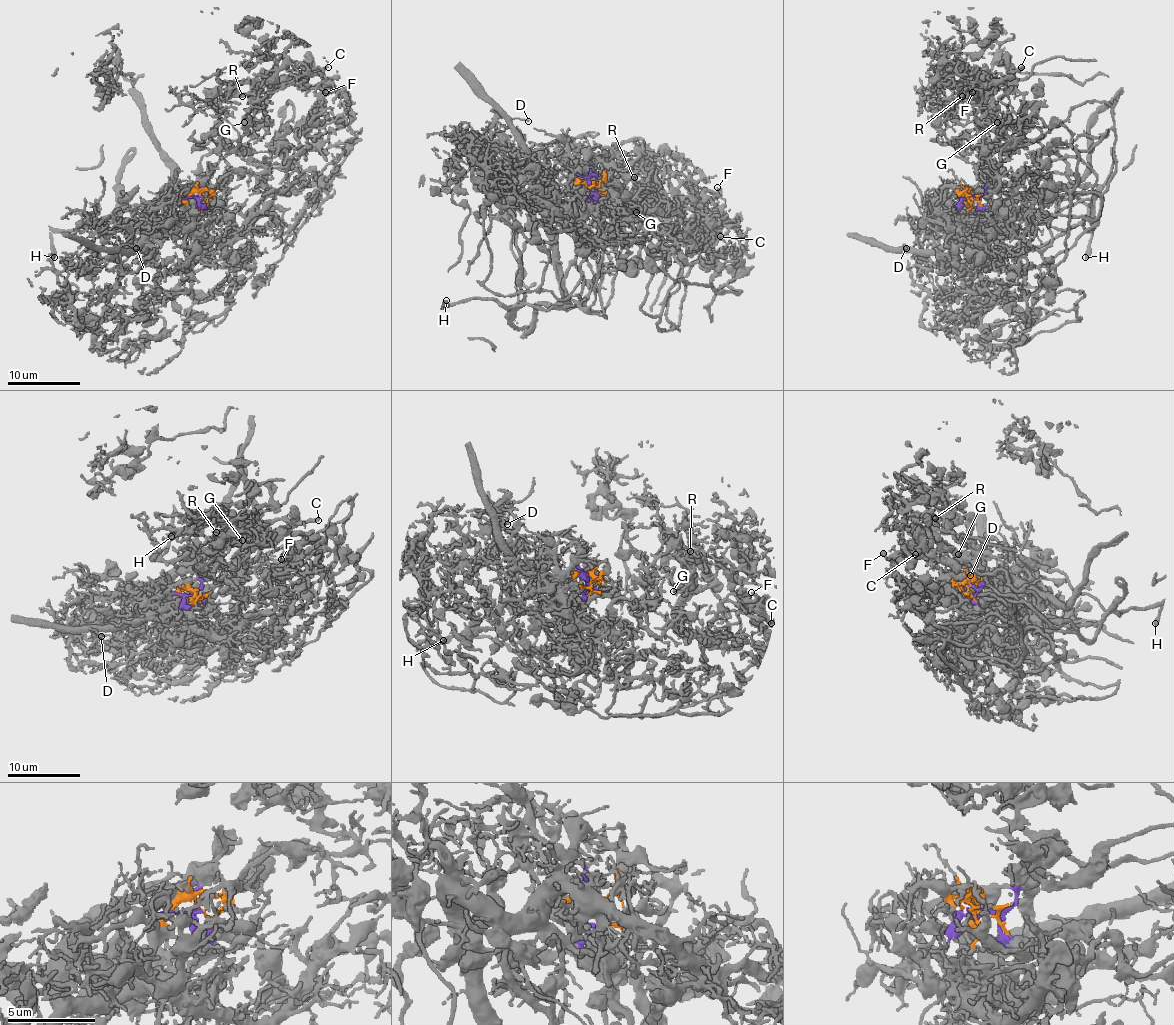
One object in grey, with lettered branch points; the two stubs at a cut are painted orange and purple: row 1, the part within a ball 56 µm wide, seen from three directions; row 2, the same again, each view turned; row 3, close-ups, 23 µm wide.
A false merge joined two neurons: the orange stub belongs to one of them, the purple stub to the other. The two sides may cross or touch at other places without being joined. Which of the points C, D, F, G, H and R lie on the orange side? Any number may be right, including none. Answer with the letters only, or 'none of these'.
D

